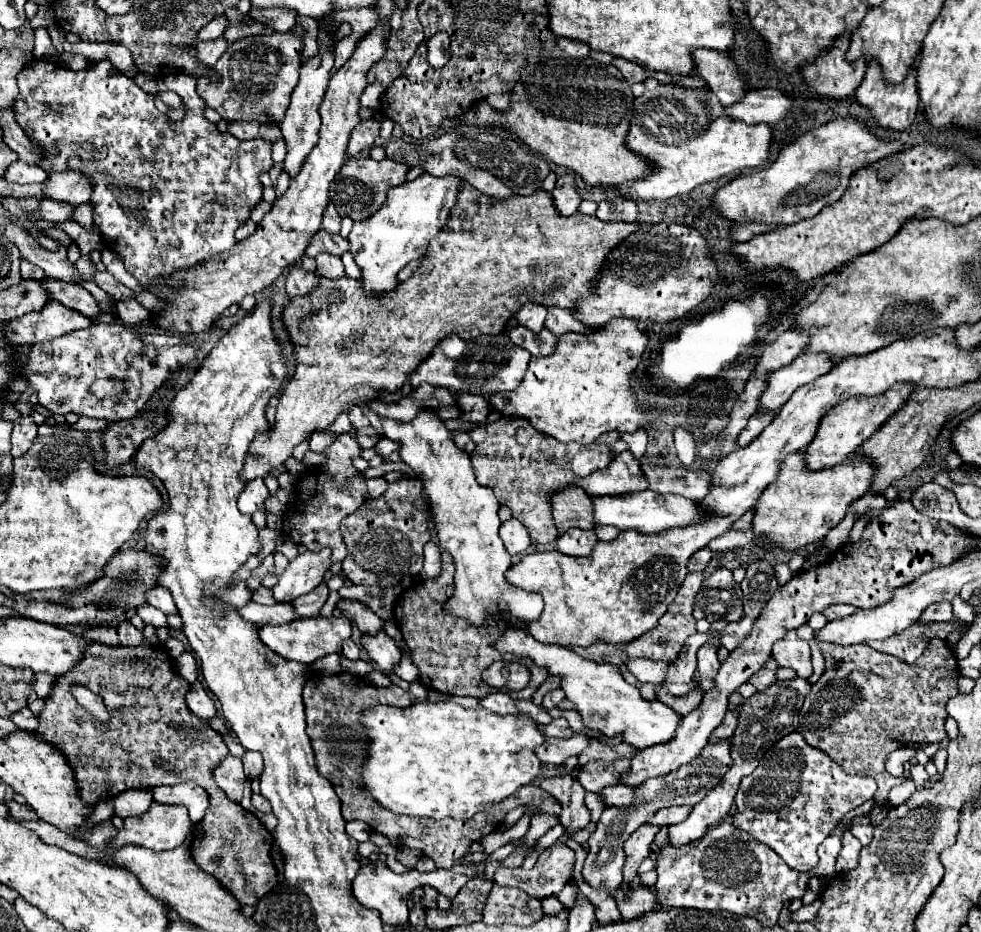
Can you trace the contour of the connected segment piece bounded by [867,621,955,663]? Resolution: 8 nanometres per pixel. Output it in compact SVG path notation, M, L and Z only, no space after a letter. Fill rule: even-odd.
M917 621L911 627L907 627L901 633L895 633L893 637L887 637L883 641L867 641L869 647L881 651L881 653L889 653L893 657L899 657L901 661L907 663L915 663L915 659L923 653L927 641L931 637L941 637L947 639L947 635L955 629L953 623L923 623Z

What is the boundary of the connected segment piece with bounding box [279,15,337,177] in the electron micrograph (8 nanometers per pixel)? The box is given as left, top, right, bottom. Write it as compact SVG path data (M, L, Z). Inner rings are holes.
M331 15L319 19L319 29L317 29L317 43L319 43L319 53L315 57L309 57L301 63L301 79L299 85L295 87L295 93L291 93L291 103L289 109L285 113L285 119L281 121L281 133L285 137L287 143L287 157L285 157L285 171L295 177L295 173L299 173L305 157L311 153L311 149L315 147L315 143L319 141L317 133L319 133L319 105L323 101L323 95L327 91L327 83L335 65L335 33L329 29L331 23Z

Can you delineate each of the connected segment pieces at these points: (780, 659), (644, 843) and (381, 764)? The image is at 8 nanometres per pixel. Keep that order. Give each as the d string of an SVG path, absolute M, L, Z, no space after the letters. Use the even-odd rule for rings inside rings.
M787 631L785 637L773 645L771 657L779 663L779 667L791 667L799 677L809 679L813 675L809 643L799 639L795 631Z
M641 825L627 841L625 841L625 867L623 867L623 883L621 883L621 891L623 895L631 893L631 883L637 877L637 869L639 863L649 855L649 845L655 839L655 833L659 831L659 827L651 827L651 825Z
M415 701L407 709L385 705L367 709L365 727L371 749L363 769L363 783L375 801L399 815L471 819L475 813L511 797L519 787L533 783L543 765L535 755L535 747L545 745L545 737L539 725L525 715L495 715L483 707L465 709L453 701Z

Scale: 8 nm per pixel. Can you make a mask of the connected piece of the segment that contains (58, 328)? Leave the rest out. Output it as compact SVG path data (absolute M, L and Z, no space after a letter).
M49 301L41 311L25 313L23 317L11 321L5 337L17 345L35 345L83 329L91 323L93 321L83 313L69 309L59 301Z

